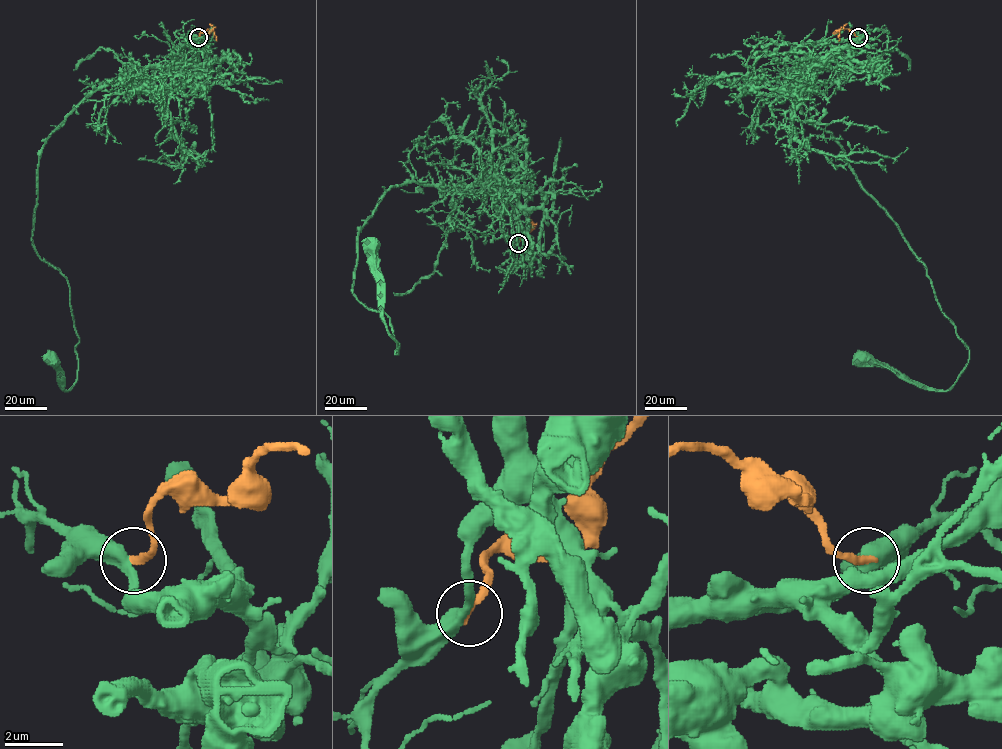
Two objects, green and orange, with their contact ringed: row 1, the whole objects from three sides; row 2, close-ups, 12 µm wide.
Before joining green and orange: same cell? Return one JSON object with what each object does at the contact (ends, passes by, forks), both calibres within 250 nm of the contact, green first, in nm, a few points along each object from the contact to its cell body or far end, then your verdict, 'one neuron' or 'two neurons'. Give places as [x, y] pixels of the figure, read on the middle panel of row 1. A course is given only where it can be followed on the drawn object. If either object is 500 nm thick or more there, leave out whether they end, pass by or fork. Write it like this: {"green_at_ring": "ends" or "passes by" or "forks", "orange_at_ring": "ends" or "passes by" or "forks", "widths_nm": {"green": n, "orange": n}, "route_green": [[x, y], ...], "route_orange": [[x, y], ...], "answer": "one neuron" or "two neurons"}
{"green_at_ring": "passes by", "orange_at_ring": "ends", "widths_nm": {"green": 440, "orange": 240}, "route_green": [[518, 243], [494, 170], [464, 188], [392, 186], [358, 231], [352, 291], [389, 318], [396, 354], [372, 249]], "route_orange": [[518, 243], [537, 224]], "answer": "two neurons"}

